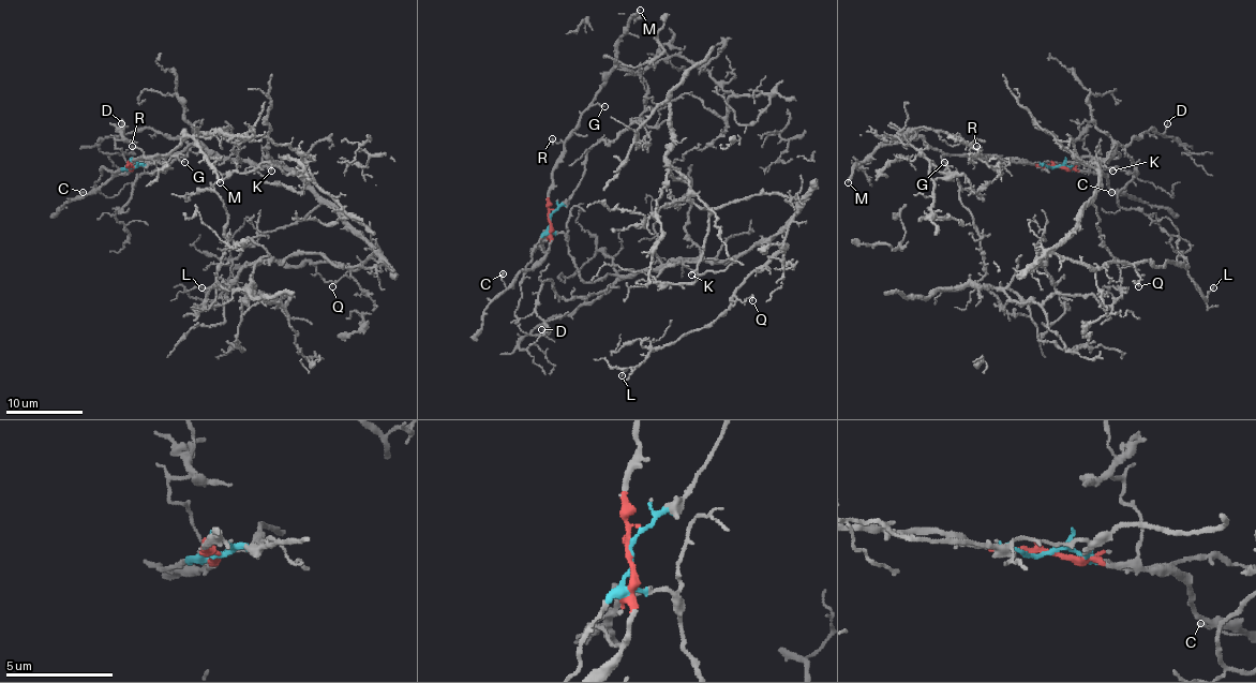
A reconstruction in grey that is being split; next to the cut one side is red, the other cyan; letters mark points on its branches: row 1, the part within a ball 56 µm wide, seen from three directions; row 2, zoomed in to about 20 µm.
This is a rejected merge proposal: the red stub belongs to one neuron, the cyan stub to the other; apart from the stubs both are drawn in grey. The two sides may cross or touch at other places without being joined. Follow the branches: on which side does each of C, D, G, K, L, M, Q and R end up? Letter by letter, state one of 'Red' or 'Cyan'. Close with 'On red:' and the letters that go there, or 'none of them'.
C: Red
D: Cyan
G: Red
K: Cyan
L: Cyan
M: Red
Q: Cyan
R: Red
On red: C, G, M, R

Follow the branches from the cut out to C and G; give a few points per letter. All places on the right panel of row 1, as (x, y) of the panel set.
C: (1057, 166), (1100, 172), (1112, 189), (1125, 193), (1110, 191)
G: (1057, 166), (948, 154), (941, 159), (944, 162)

